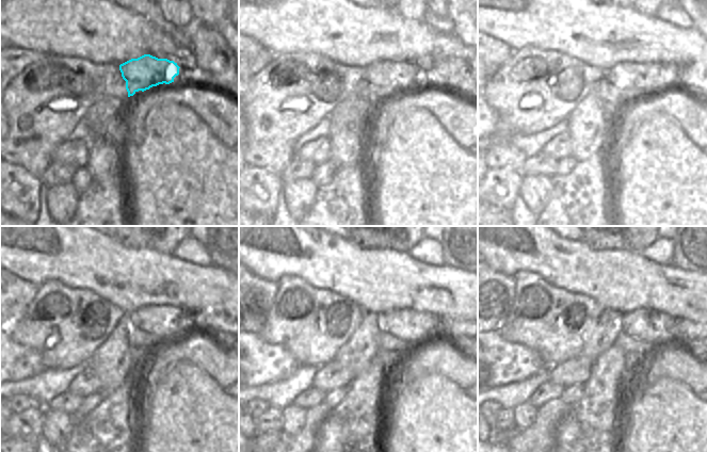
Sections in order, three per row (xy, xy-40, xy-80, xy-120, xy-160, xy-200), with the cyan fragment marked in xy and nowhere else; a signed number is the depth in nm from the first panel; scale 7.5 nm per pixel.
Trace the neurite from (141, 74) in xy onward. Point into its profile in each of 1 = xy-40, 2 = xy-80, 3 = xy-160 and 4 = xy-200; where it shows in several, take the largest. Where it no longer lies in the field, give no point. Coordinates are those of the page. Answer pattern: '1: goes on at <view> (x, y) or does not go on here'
1: goes on at xy-40 (398, 76)
2: goes on at xy-80 (643, 78)
3: goes on at xy-160 (408, 325)
4: goes on at xy-200 (652, 326)

